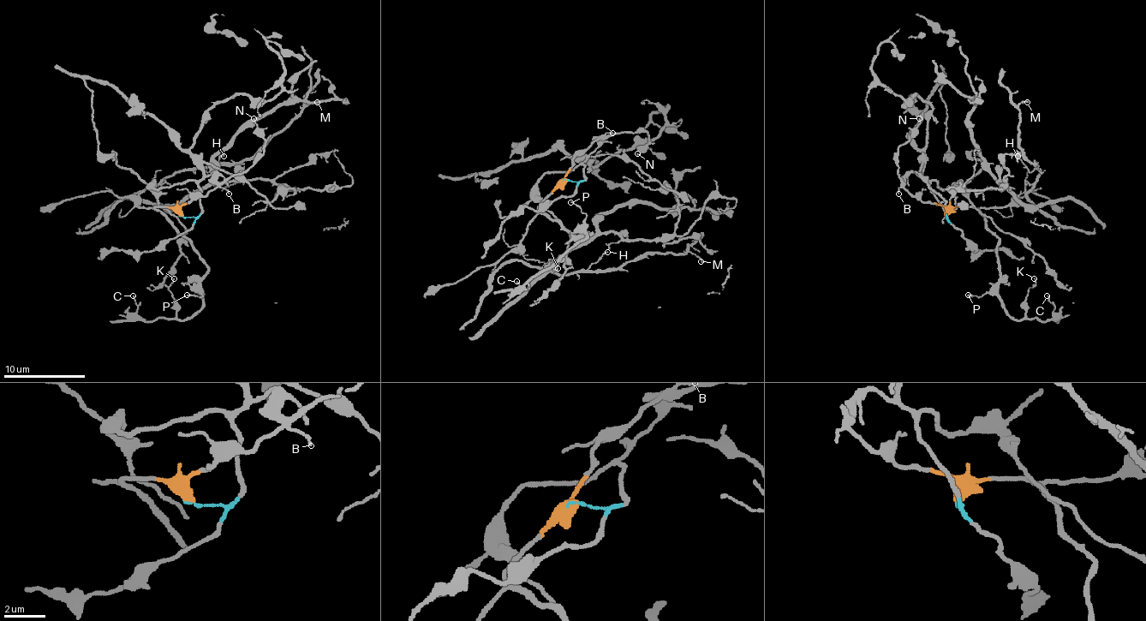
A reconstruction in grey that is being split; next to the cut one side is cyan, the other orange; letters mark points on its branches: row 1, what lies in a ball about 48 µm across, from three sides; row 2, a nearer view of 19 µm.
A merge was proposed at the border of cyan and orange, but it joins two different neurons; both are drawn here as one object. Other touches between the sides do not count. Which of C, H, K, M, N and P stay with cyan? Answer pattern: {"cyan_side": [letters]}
{"cyan_side": []}

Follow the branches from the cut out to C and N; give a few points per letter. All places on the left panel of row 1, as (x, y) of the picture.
C: (182, 217), (169, 206), (155, 208), (208, 267), (202, 306), (182, 320), (143, 320), (133, 296)
N: (182, 217), (182, 206), (253, 164), (265, 146), (253, 119)

